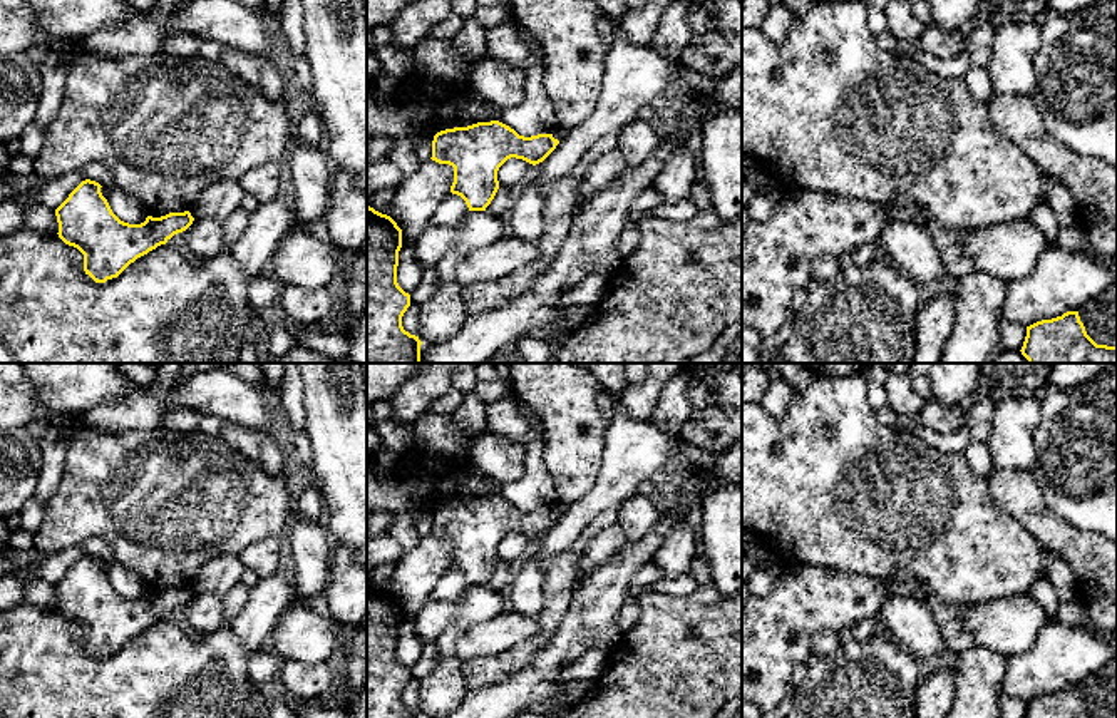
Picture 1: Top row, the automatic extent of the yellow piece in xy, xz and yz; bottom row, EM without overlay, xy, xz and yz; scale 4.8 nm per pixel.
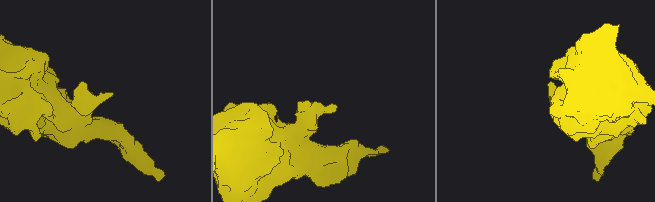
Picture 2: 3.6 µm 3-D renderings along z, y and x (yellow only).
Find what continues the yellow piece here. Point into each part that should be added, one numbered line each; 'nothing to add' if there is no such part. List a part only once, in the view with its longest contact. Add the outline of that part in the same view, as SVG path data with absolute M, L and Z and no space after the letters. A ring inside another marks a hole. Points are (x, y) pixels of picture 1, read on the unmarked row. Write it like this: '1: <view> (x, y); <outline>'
nothing to add

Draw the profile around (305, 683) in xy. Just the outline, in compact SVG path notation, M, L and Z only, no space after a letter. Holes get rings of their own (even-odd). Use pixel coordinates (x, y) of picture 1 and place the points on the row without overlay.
M295 659L280 663L278 683L298 703L315 703L332 688L332 671L327 663L305 664Z

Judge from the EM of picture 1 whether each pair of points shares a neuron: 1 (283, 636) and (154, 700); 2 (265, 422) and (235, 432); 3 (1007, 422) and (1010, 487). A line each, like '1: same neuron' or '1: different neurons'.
1: different neurons
2: different neurons
3: different neurons

